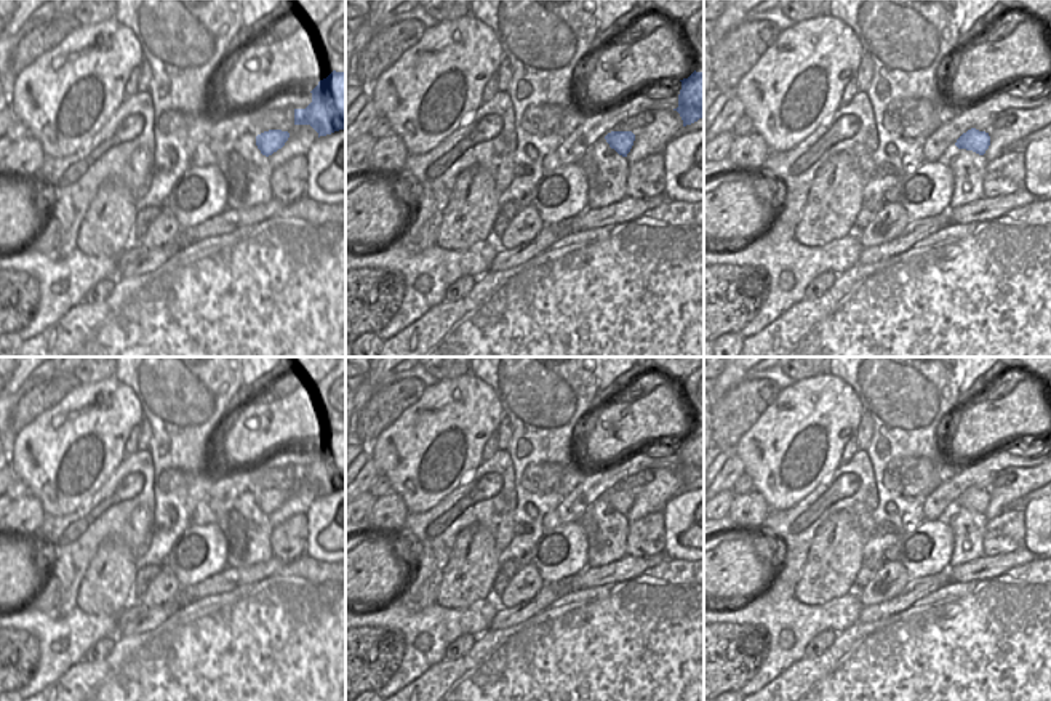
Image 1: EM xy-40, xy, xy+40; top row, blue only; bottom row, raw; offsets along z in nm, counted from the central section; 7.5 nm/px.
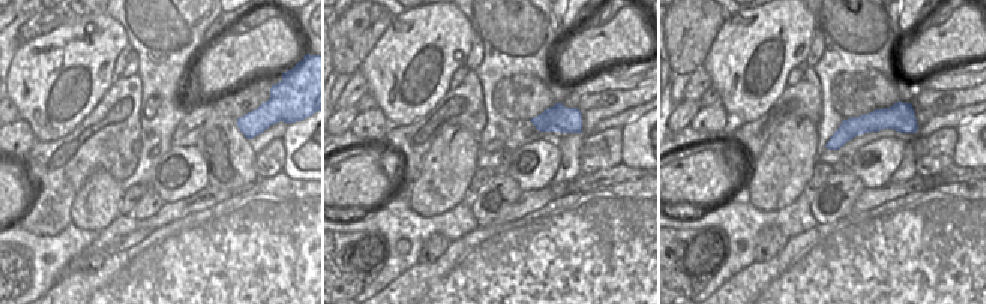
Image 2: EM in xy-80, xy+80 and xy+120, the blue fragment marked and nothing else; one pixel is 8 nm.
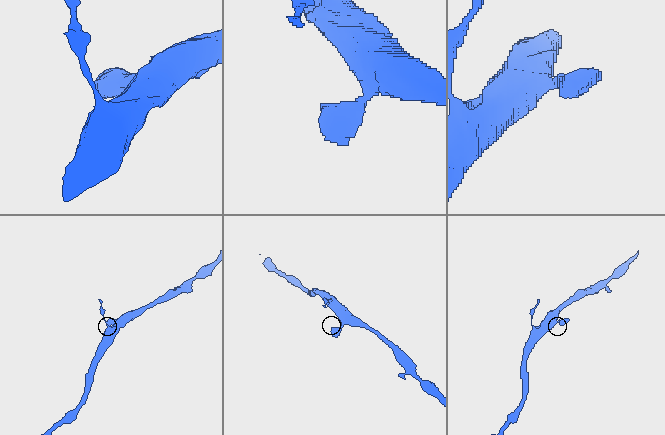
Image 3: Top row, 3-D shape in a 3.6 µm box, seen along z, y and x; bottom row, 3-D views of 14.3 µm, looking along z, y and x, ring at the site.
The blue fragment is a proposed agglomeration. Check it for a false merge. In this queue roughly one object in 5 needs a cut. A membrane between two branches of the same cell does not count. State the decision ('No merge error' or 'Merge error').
No merge error.

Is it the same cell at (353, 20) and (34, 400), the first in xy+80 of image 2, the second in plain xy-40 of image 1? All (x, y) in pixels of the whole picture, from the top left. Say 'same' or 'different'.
same

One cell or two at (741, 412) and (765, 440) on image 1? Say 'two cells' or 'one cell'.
two cells

